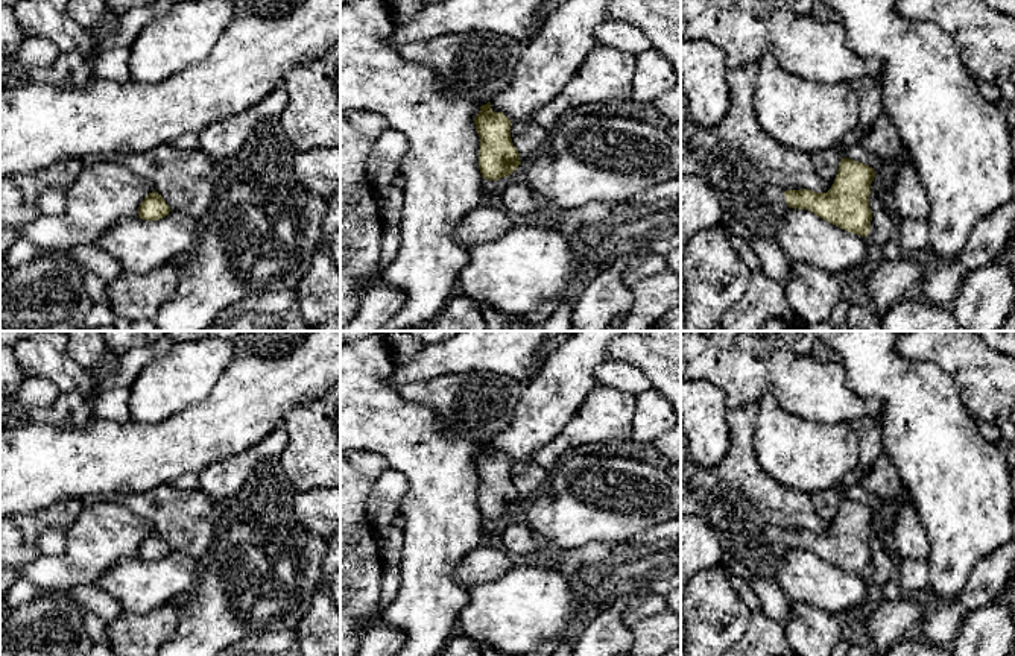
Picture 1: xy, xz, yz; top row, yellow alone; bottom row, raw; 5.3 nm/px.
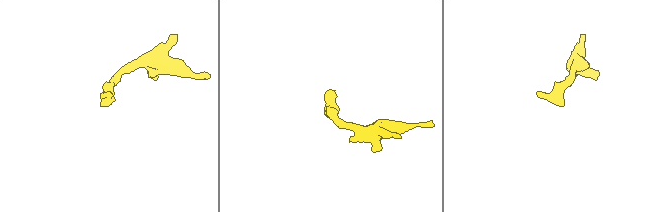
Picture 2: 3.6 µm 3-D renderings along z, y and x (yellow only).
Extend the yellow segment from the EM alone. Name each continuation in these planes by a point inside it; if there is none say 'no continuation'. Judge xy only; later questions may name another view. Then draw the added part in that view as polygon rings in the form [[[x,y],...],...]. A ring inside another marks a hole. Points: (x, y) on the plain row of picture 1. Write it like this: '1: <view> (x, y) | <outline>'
no continuation

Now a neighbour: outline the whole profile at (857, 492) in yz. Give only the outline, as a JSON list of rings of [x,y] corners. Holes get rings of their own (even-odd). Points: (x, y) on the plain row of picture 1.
[[[860,483],[852,484],[852,486],[846,487],[846,489],[843,489],[843,497],[872,507],[875,515],[883,518],[883,519],[884,519],[884,516],[889,512],[889,506],[884,504],[883,501],[880,501],[869,490],[866,490]]]

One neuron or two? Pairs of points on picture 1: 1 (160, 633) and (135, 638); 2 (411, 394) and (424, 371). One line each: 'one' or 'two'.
1: one
2: two

